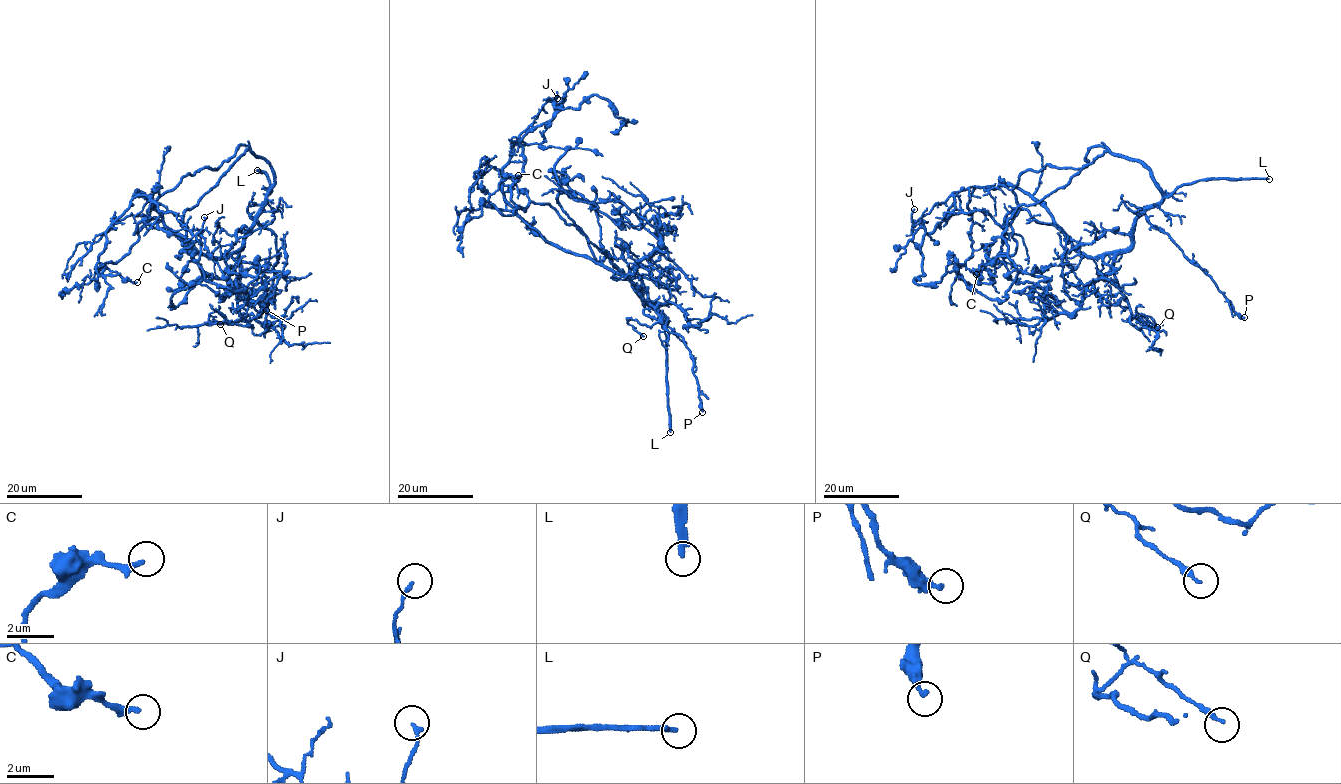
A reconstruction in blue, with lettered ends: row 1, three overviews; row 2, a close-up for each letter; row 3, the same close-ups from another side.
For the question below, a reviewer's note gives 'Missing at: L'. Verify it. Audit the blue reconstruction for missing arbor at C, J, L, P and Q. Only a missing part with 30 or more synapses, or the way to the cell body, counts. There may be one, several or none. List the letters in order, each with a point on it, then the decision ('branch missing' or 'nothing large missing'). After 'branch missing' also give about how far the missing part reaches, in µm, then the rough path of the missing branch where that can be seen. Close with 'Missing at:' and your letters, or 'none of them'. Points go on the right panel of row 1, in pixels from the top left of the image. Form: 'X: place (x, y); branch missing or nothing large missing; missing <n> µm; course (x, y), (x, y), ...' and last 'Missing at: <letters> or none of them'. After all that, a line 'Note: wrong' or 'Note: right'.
C: place (976, 274); nothing large missing
J: place (914, 209); nothing large missing
L: place (1269, 179); branch missing; missing 150 µm
P: place (1244, 317); nothing large missing
Q: place (1157, 327); nothing large missing
Missing at: L
Note: right

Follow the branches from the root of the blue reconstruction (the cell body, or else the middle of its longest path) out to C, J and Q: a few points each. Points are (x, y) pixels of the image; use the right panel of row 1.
C: (1074, 247), (1021, 189), (960, 189), (949, 213), (986, 210), (1010, 226), (1017, 245), (976, 274)
J: (1074, 247), (1050, 213), (1014, 186), (953, 191), (913, 227), (914, 209)
Q: (1074, 247), (1090, 257), (1114, 256), (1112, 274), (1130, 313), (1149, 326), (1136, 323), (1144, 317), (1157, 327)

